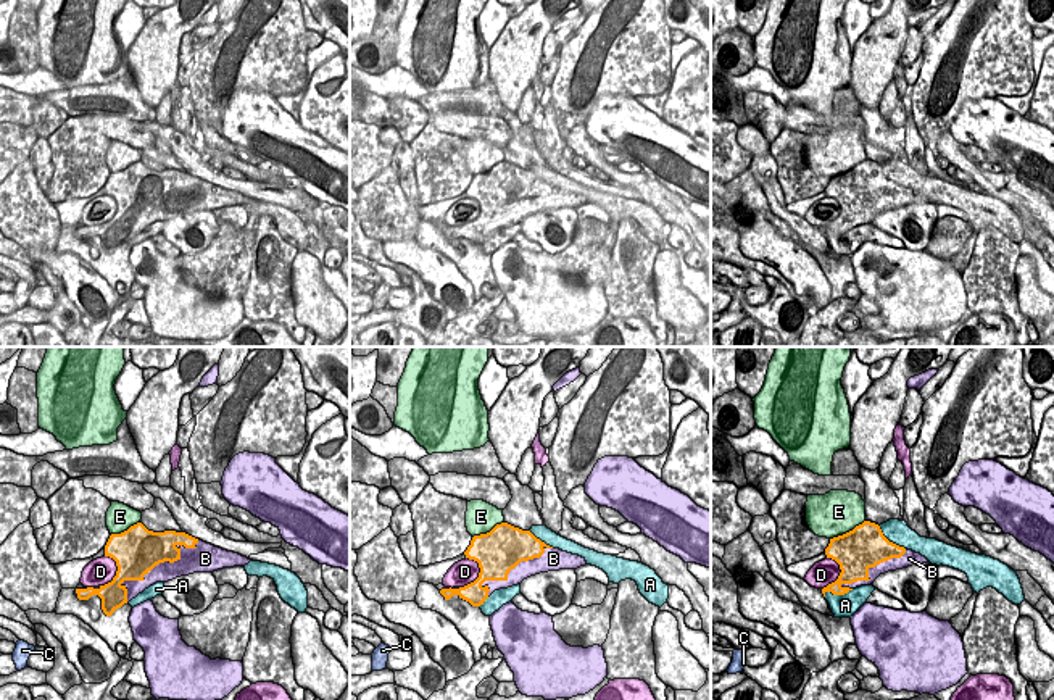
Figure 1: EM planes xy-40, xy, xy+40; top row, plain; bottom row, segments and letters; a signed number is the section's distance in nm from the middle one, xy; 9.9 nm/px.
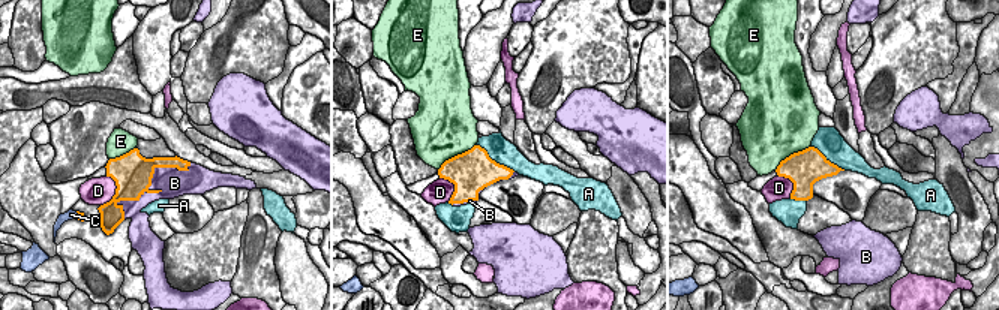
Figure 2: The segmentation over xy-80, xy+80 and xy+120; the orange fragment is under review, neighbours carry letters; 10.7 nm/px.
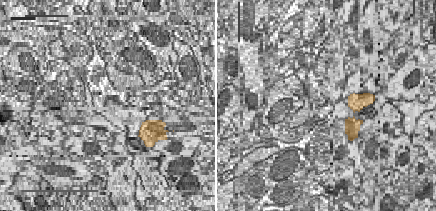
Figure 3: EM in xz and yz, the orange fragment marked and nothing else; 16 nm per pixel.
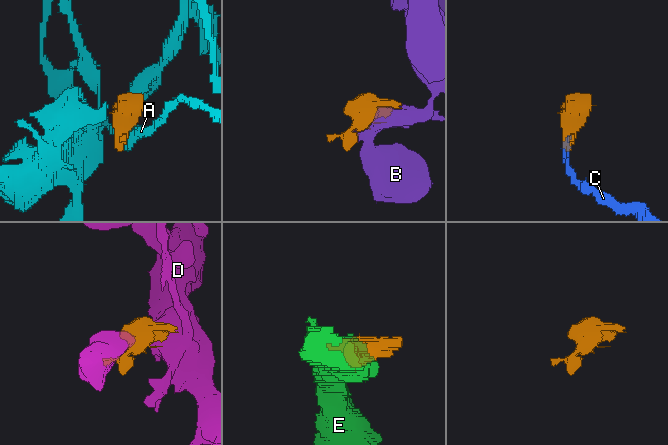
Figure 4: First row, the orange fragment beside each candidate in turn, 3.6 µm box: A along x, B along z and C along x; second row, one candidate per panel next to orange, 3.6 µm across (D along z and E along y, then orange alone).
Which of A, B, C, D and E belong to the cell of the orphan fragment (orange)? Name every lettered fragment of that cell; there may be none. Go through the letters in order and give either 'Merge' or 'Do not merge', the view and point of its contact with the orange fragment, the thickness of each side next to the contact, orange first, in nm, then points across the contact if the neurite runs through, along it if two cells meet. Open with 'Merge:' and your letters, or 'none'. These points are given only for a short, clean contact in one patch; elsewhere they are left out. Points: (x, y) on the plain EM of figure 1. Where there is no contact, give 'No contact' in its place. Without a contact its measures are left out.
Merge: C
A: Do not merge. Touches orange at xy+40 (838, 233). Thickness 190 nm (orange) against 220 nm
B: Do not merge. Touches orange at xy-40 (155, 204). Thickness 480 nm (orange) against 190 nm
C: Merge. Touches orange at xy-40 (76, 231). Thickness 130 nm (orange) against 30 nm. Path across: xy-40 (82, 233), (76, 231), (74, 229)
D: Do not merge. Touches orange at xy (477, 216). Thickness 360 nm (orange) against 240 nm
E: Do not merge. Touches orange at xy+40 (846, 171). Thickness 420 nm (orange) against 440 nm.

